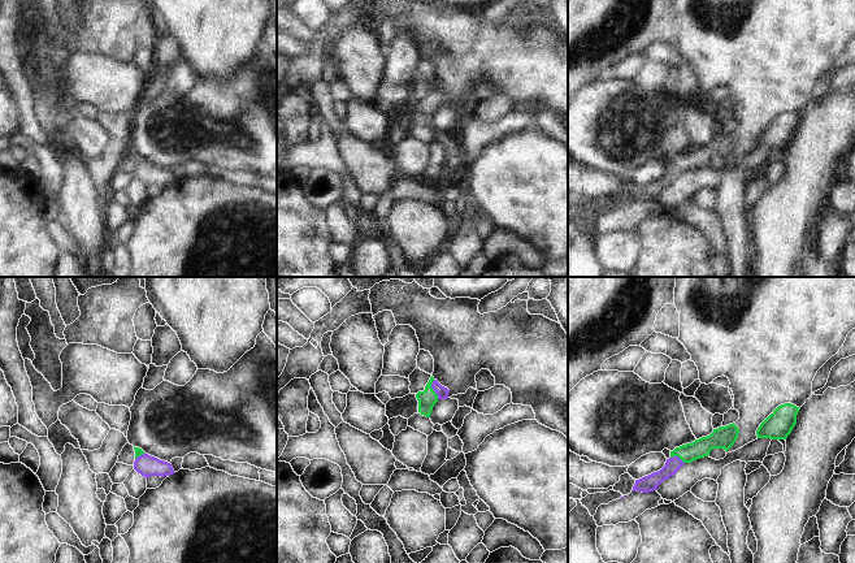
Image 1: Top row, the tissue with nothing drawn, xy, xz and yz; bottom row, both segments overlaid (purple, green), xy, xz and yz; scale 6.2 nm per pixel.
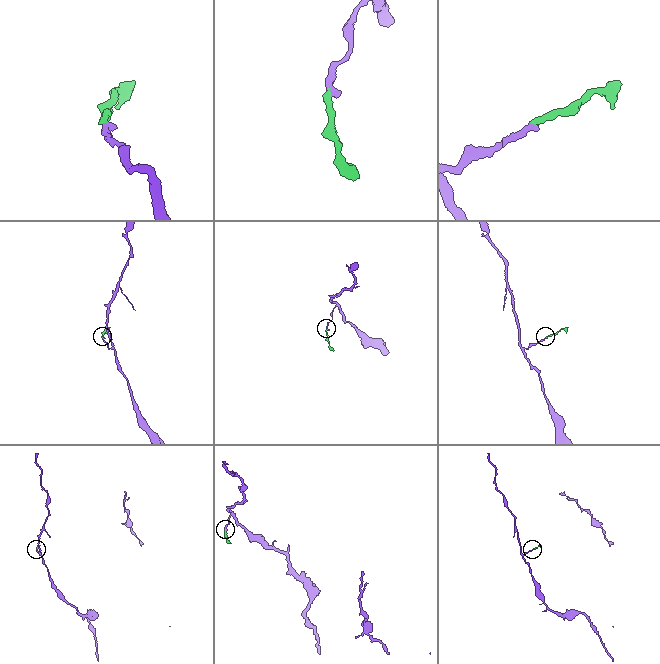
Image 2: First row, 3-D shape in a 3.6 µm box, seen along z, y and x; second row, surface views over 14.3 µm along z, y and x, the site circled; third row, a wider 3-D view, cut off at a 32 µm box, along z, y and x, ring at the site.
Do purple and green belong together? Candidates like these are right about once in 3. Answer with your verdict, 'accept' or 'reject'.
accept

